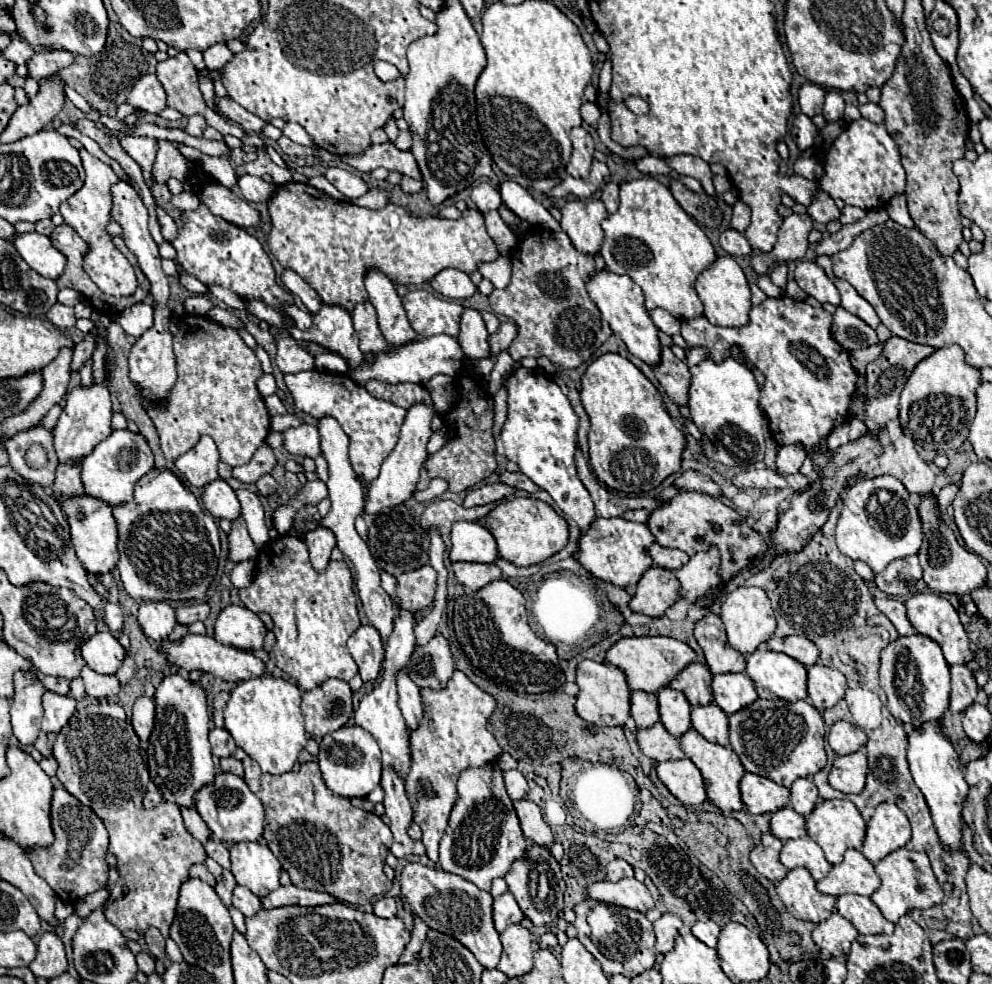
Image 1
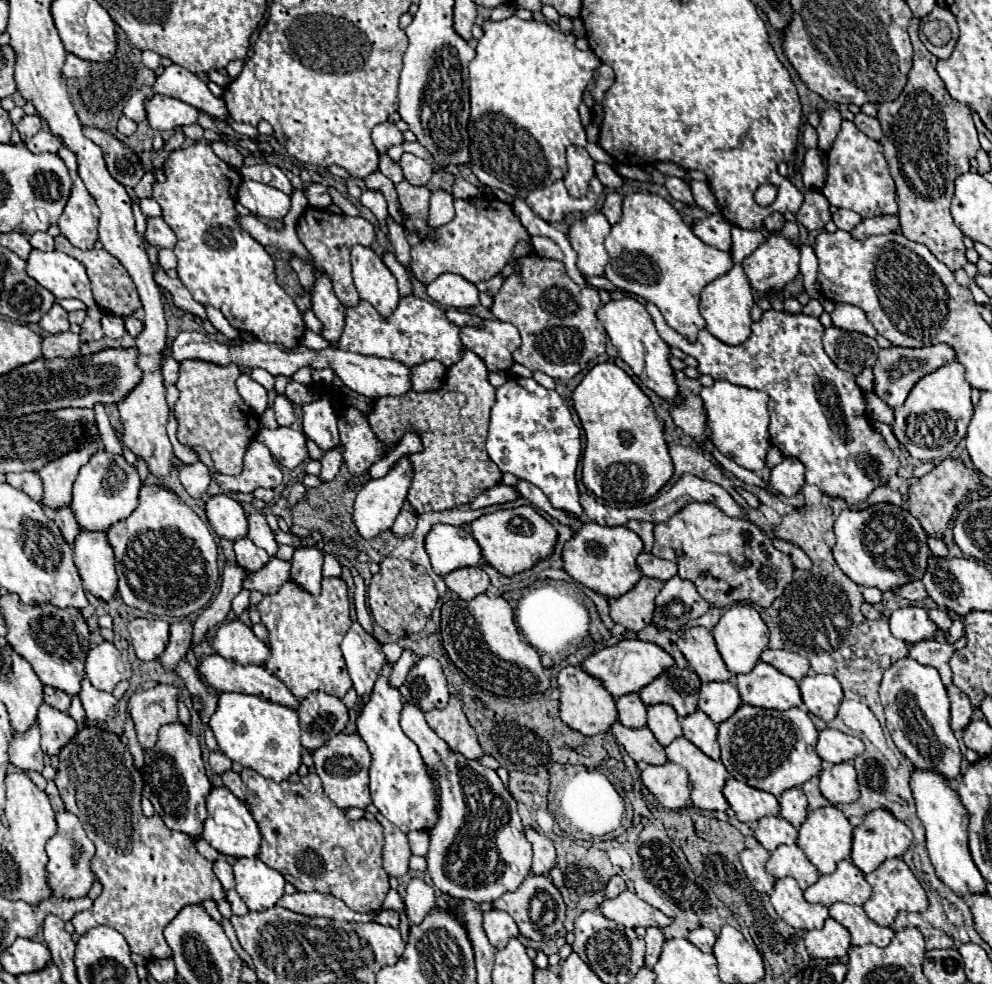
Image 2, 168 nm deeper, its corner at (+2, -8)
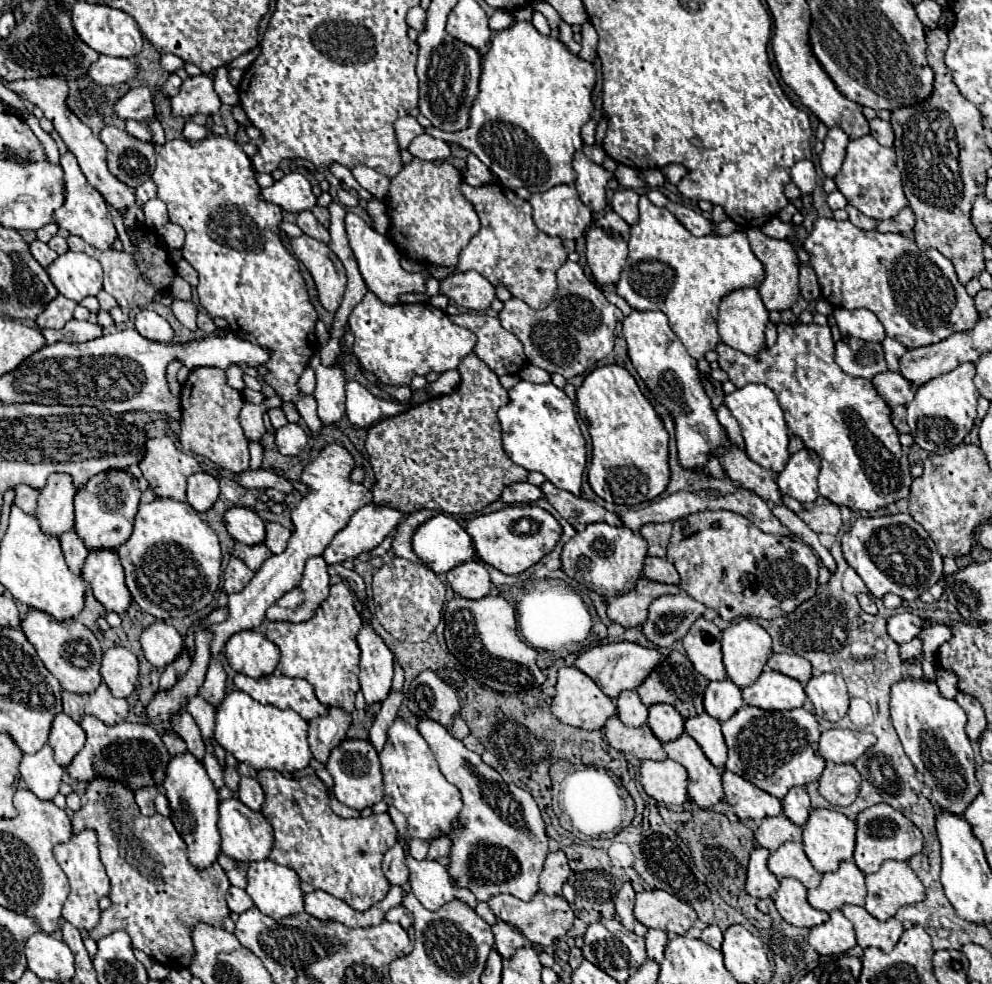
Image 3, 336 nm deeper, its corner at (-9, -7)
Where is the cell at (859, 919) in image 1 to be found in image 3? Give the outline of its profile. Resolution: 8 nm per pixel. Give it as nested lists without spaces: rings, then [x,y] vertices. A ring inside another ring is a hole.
[[[845,905],[841,911],[853,923],[857,943],[863,949],[877,947],[877,949],[889,953],[897,945],[901,933],[905,931],[903,923],[897,921],[895,917],[891,917],[887,921],[879,921],[873,915],[869,915],[863,907],[857,907],[857,905]]]

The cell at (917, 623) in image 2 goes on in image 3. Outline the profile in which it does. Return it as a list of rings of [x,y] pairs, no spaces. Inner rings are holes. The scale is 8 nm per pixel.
[[[905,611],[905,613],[895,613],[887,619],[887,633],[895,643],[905,643],[917,637],[921,631],[923,619],[919,619],[915,613]]]

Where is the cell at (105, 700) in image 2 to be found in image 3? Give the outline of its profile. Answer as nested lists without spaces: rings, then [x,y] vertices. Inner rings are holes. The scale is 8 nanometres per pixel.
[[[101,683],[97,687],[97,691],[89,695],[87,705],[85,705],[85,713],[97,717],[105,725],[115,725],[115,723],[125,721],[127,711],[129,711],[127,701],[113,697],[105,683]]]

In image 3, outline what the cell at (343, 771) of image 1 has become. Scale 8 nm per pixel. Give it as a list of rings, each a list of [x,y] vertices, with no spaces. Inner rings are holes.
[[[345,739],[341,745],[337,745],[331,755],[329,755],[329,763],[327,769],[335,781],[335,797],[339,799],[339,803],[351,807],[351,809],[365,809],[365,807],[373,807],[375,803],[379,803],[383,799],[383,775],[381,775],[381,765],[379,765],[379,757],[377,751],[373,749],[373,745],[369,741],[359,741],[359,739]]]

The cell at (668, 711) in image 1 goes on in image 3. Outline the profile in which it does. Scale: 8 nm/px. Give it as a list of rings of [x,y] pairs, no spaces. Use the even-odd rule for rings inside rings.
[[[651,705],[649,707],[647,725],[661,743],[675,741],[679,735],[683,735],[685,731],[683,721],[685,719],[671,705]]]

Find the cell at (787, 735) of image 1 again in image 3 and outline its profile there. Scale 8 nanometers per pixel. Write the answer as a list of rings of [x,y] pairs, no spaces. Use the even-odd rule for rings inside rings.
[[[743,705],[733,717],[721,723],[729,759],[725,769],[747,779],[761,791],[783,799],[791,787],[805,787],[817,781],[825,769],[825,759],[817,751],[819,723],[813,713],[805,709],[791,711],[763,711],[759,707]]]

